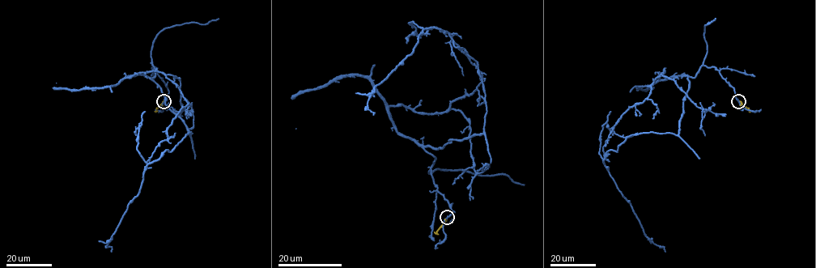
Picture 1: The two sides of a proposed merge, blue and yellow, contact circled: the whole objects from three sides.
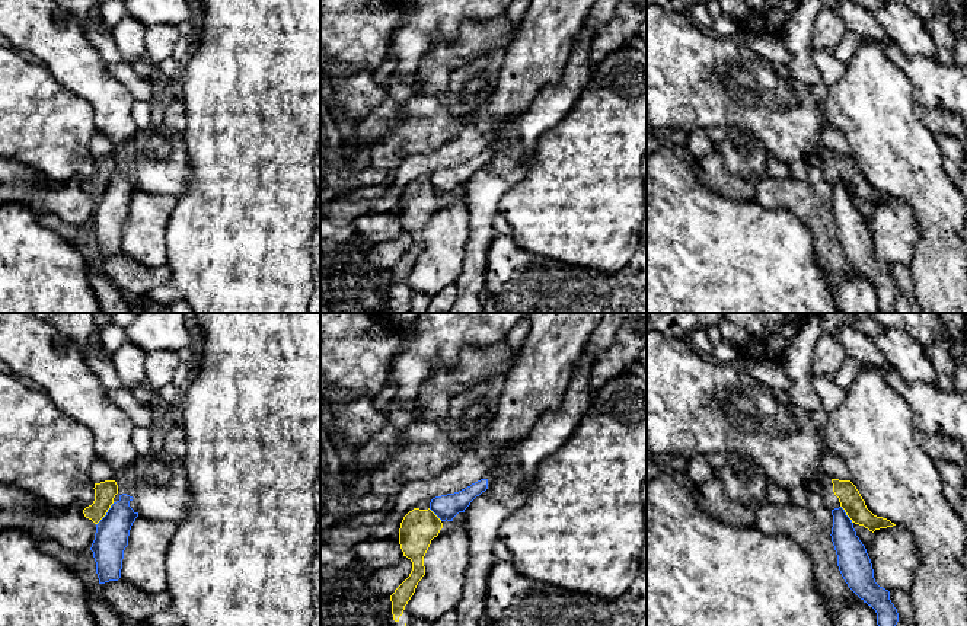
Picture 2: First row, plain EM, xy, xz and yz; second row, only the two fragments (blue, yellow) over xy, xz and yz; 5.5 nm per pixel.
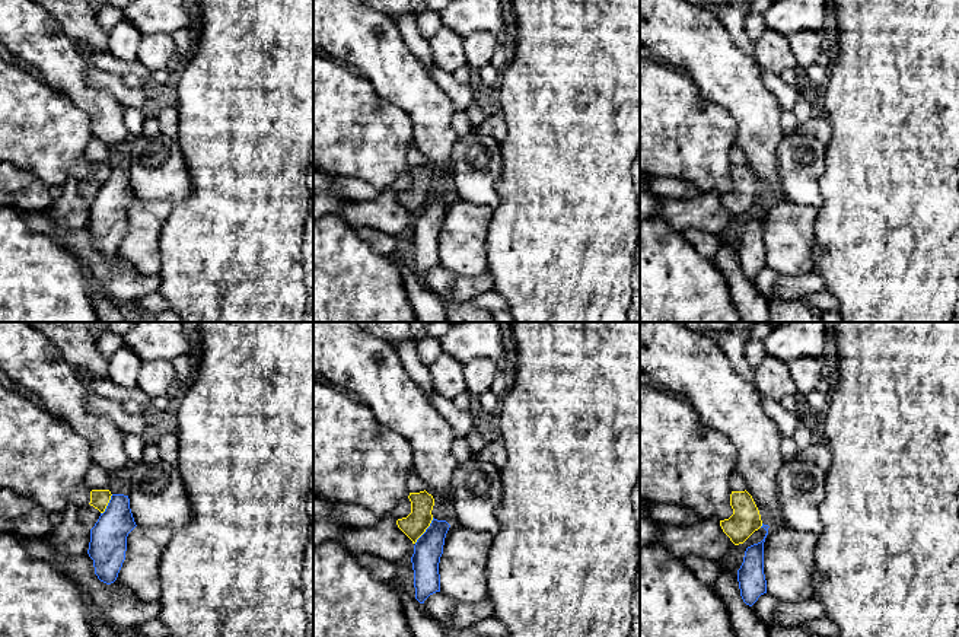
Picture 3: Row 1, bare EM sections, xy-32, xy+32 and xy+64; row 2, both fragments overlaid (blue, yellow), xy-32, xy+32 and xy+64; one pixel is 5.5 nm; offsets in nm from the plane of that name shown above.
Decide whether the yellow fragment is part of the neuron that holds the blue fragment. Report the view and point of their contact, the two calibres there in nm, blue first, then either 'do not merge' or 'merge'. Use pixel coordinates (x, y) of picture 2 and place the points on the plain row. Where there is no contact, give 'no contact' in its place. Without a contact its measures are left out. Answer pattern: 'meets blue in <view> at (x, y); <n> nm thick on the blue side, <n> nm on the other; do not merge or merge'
meets blue in xy at (107, 188); 190 nm thick on the blue side, 120 nm on the other; do not merge

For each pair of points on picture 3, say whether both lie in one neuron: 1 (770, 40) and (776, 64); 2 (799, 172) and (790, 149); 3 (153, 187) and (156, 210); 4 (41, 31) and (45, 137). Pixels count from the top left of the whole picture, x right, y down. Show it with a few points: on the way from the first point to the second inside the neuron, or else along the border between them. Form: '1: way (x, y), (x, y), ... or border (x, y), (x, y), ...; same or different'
1: way (771, 45), (776, 59); same
2: way (799, 166), (796, 155); same
3: border (137, 198), (174, 201); different
4: border (42, 80), (70, 101); different

